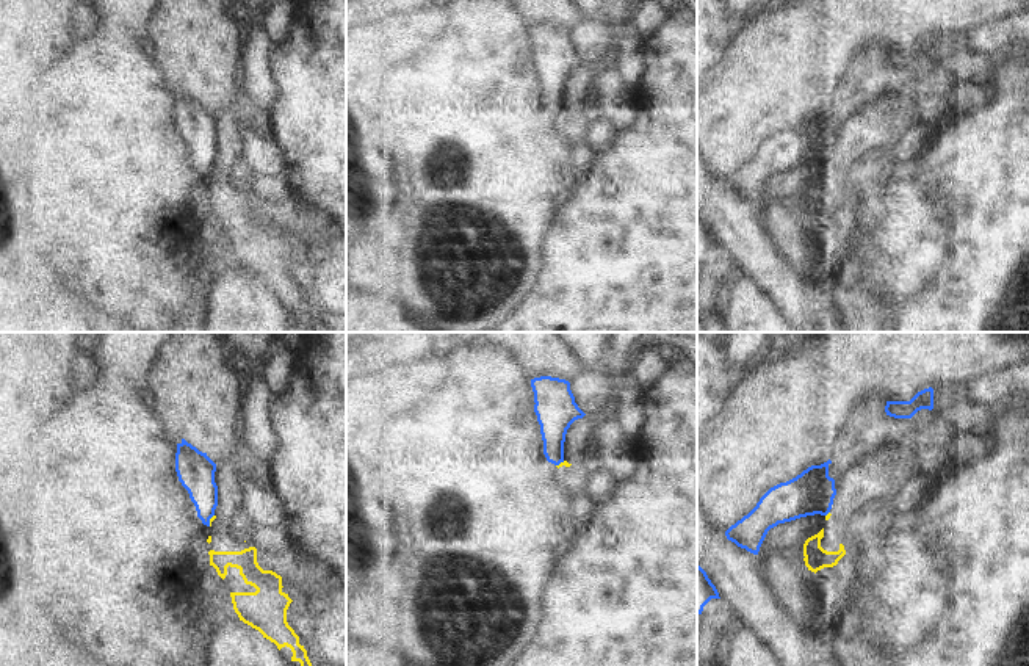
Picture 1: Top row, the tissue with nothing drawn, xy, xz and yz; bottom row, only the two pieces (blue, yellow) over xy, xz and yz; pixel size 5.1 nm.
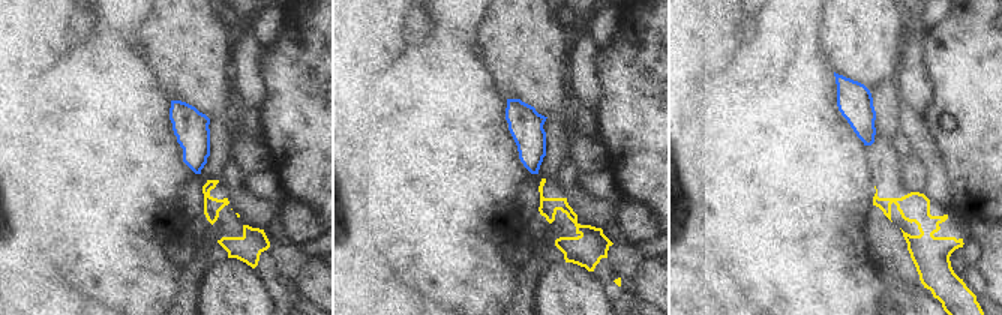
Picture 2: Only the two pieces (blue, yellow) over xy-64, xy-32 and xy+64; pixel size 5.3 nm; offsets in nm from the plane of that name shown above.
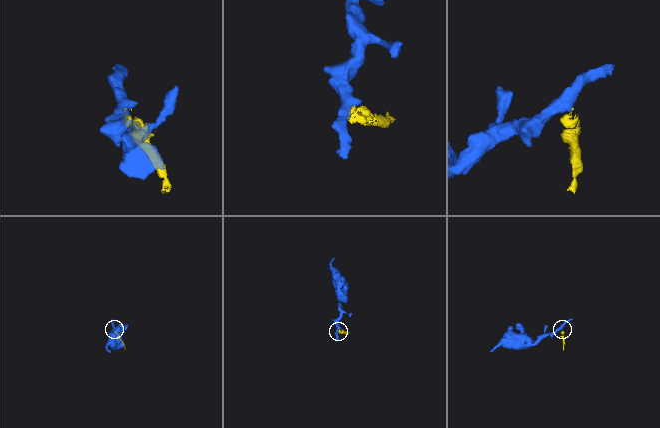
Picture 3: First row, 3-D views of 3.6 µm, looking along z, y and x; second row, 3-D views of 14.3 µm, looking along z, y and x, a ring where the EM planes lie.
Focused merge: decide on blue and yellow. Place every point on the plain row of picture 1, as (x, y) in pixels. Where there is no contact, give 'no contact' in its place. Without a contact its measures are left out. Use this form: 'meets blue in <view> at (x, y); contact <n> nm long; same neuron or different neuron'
meets blue in xy at (209, 170); contact 70 nm long; different neuron

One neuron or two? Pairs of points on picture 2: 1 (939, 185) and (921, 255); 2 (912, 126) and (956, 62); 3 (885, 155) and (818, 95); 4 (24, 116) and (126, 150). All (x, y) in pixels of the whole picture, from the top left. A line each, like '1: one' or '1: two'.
1: two
2: two
3: two
4: one

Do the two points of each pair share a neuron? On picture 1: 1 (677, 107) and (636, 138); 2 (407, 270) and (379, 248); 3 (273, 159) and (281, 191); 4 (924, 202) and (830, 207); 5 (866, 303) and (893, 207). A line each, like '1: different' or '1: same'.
1: same
2: different
3: different
4: different
5: same

